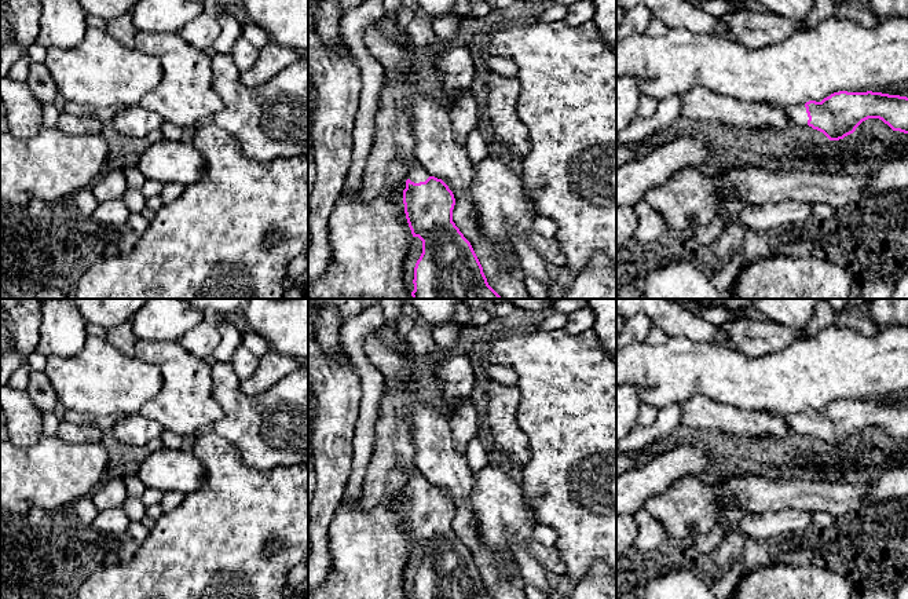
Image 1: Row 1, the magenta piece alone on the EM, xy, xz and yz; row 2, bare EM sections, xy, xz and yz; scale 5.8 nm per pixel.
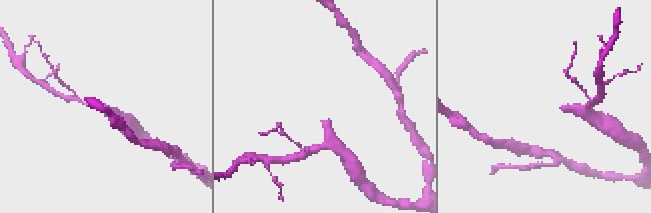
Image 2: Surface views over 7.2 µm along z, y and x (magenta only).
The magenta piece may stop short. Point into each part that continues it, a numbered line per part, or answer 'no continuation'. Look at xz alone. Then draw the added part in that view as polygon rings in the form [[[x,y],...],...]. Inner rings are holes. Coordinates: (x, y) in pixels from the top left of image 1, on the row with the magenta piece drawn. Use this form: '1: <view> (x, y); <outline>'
1: xz (417, 174); [[[415,160],[409,162],[409,179],[414,183],[425,182],[429,174]]]

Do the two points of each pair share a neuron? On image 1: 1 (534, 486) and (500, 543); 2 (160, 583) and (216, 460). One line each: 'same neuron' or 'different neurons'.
1: different neurons
2: same neuron

